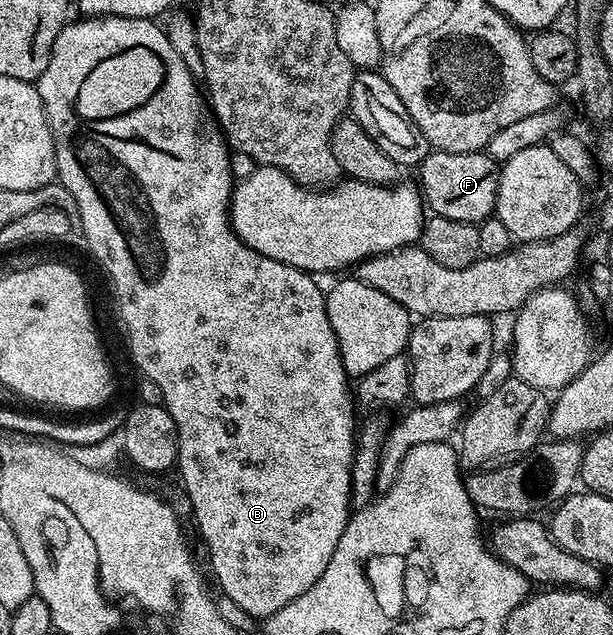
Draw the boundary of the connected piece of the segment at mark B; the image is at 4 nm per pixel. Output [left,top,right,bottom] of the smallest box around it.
[35,16,358,618]

